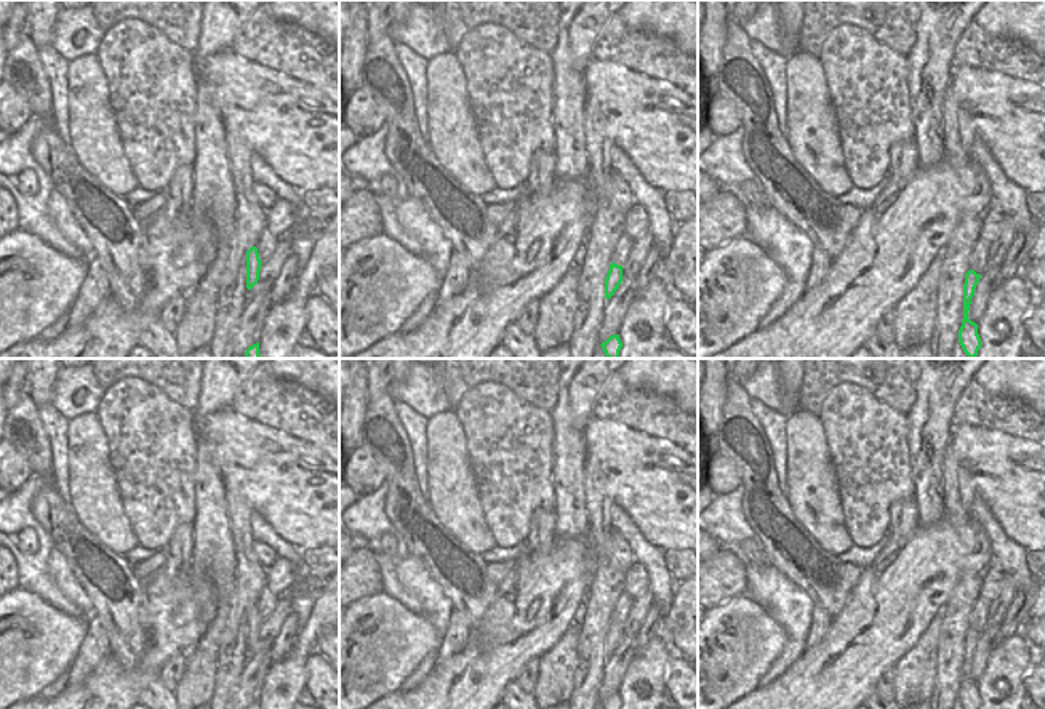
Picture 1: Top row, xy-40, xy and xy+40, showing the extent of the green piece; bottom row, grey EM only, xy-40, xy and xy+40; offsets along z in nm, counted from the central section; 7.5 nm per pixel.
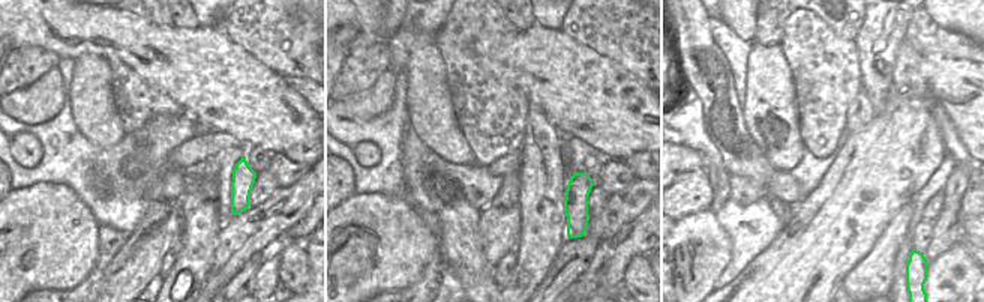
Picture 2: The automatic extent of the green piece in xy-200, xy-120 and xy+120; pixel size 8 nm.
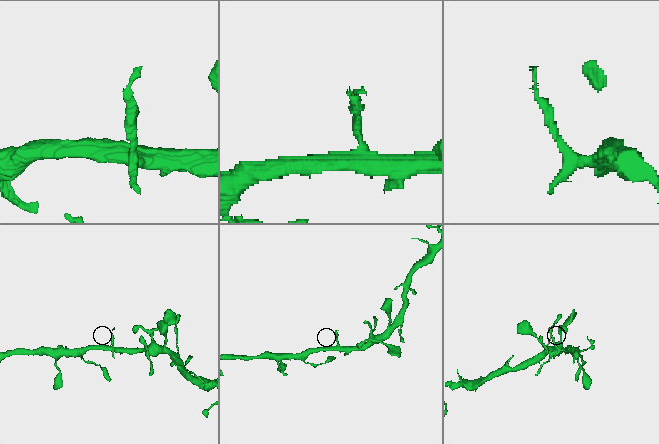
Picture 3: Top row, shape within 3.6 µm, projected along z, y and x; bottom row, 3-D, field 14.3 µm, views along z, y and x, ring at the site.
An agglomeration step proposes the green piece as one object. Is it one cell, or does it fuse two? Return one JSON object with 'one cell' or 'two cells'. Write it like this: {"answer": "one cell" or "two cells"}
{"answer": "one cell"}

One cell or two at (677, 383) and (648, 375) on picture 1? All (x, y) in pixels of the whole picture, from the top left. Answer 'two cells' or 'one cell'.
one cell

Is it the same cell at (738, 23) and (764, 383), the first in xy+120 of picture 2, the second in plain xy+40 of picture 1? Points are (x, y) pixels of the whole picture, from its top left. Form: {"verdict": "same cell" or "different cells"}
{"verdict": "different cells"}

